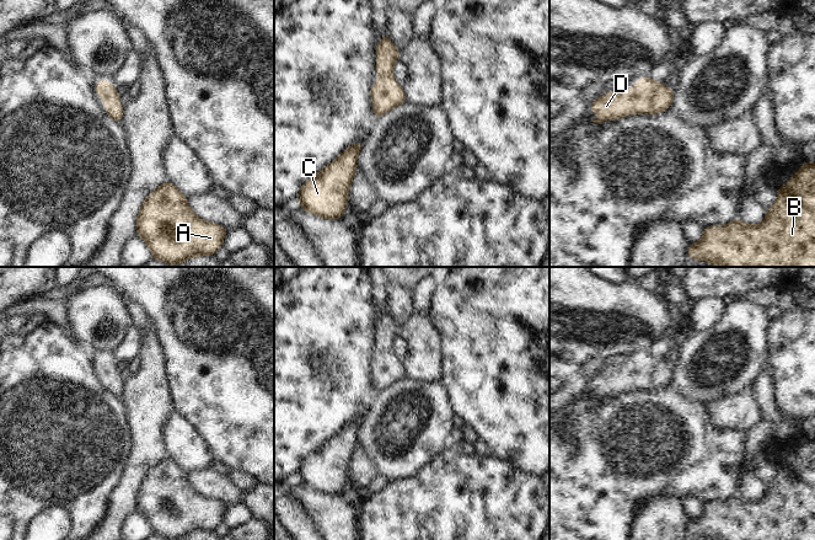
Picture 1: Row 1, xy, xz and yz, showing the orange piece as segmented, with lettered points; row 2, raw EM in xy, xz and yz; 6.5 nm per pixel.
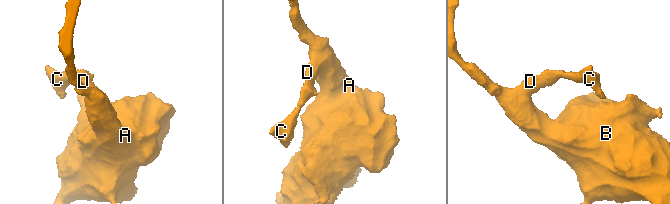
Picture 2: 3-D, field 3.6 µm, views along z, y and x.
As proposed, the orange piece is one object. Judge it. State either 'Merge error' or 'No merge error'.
No merge error.

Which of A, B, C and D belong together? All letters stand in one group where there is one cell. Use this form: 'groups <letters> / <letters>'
groups A B C D

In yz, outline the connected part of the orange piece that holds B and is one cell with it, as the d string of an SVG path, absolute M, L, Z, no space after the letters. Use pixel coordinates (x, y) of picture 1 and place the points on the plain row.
M805 435L803 444L777 467L778 474L761 499L745 499L738 493L726 501L704 503L702 514L688 520L688 534L712 540L815 540L815 439Z

